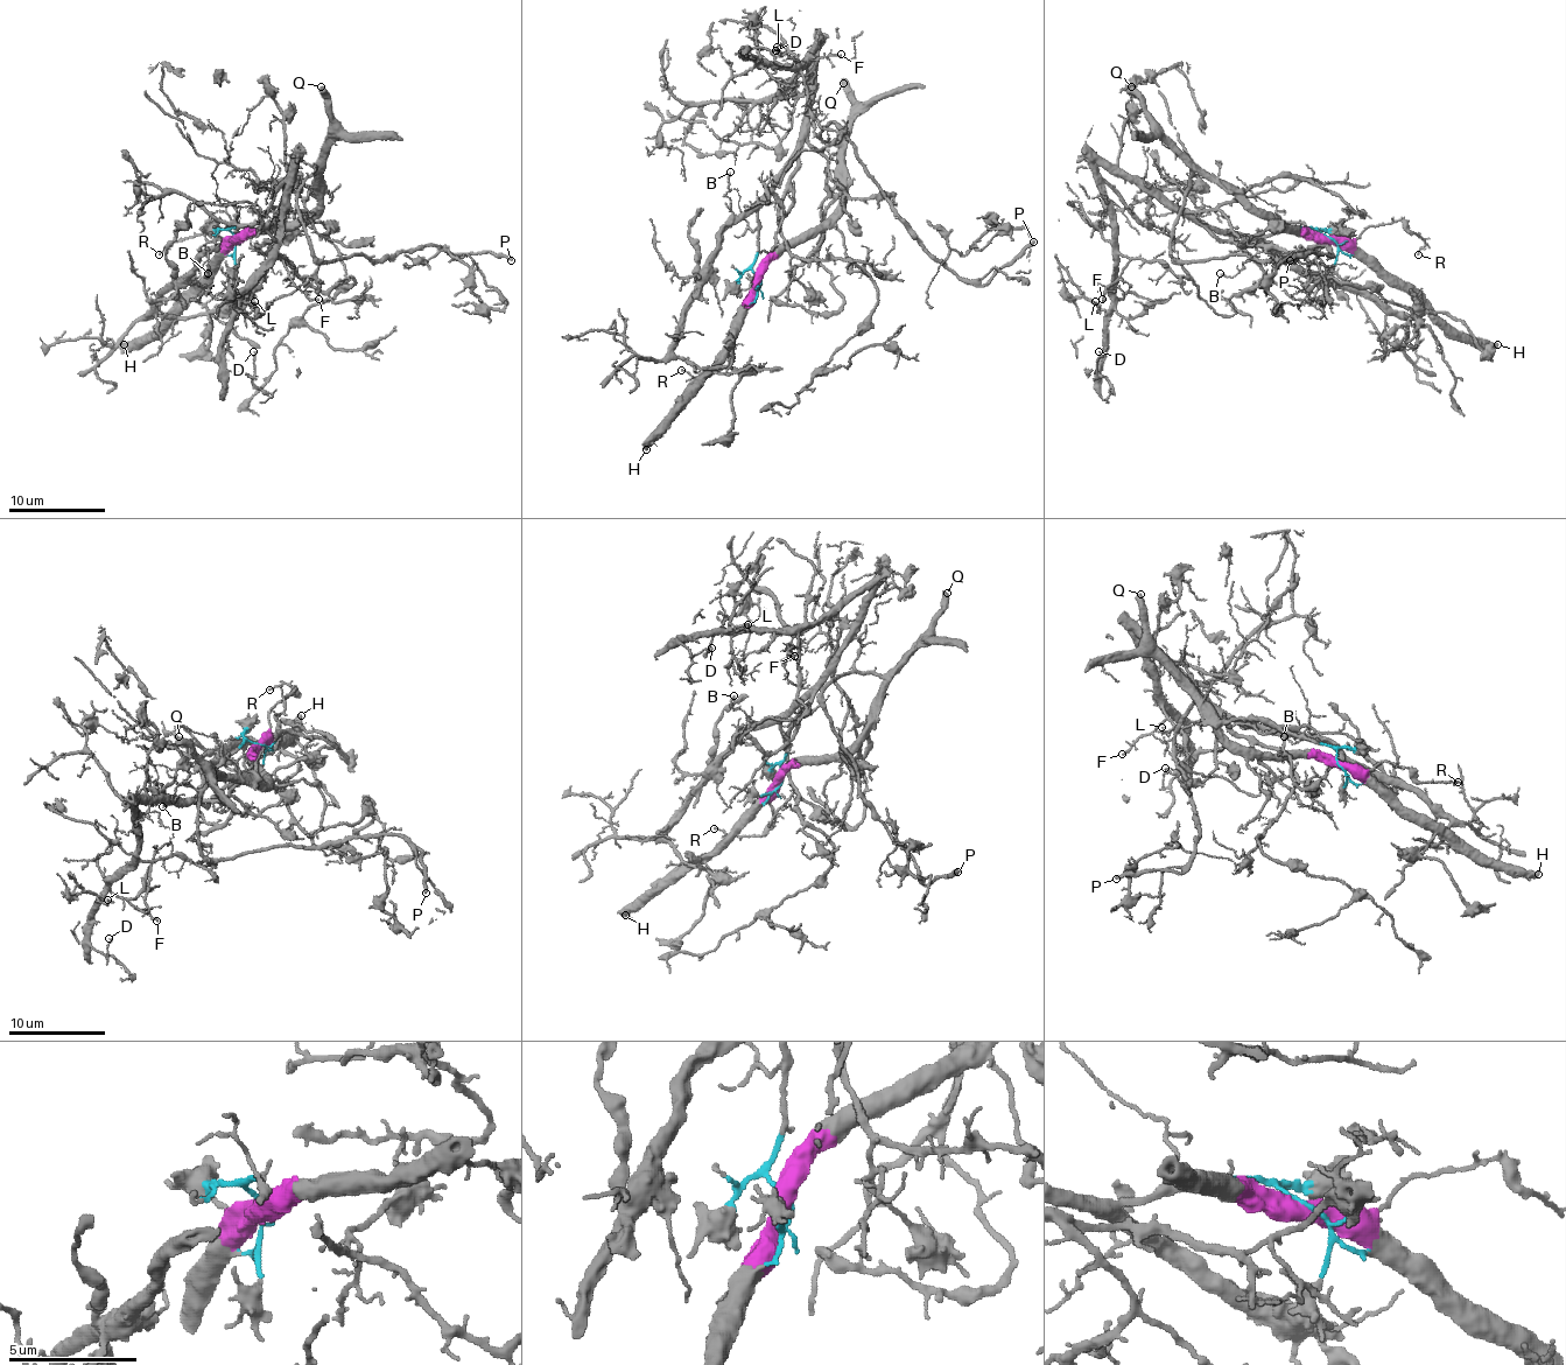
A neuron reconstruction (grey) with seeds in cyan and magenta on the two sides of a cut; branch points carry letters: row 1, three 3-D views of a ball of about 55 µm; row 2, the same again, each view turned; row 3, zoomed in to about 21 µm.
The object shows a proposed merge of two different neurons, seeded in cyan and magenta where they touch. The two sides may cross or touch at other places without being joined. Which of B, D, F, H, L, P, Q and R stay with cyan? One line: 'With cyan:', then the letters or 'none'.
With cyan: B, D, F, L

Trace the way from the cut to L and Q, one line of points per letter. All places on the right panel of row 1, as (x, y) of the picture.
L: (1328, 237), (1304, 226), (1228, 237), (1102, 166), (1114, 302), (1096, 312), (1094, 302)
Q: (1328, 237), (1284, 232), (1212, 181), (1163, 132), (1131, 85)

